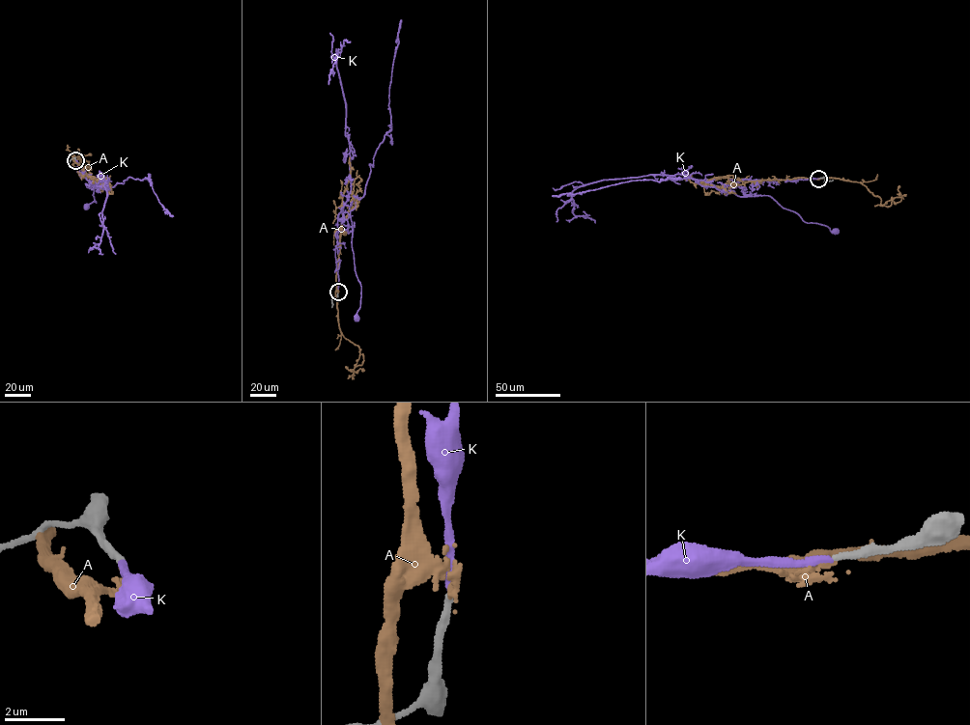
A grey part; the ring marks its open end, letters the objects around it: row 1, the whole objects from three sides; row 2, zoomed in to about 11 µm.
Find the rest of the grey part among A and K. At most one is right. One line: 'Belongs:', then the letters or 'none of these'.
Belongs: K

